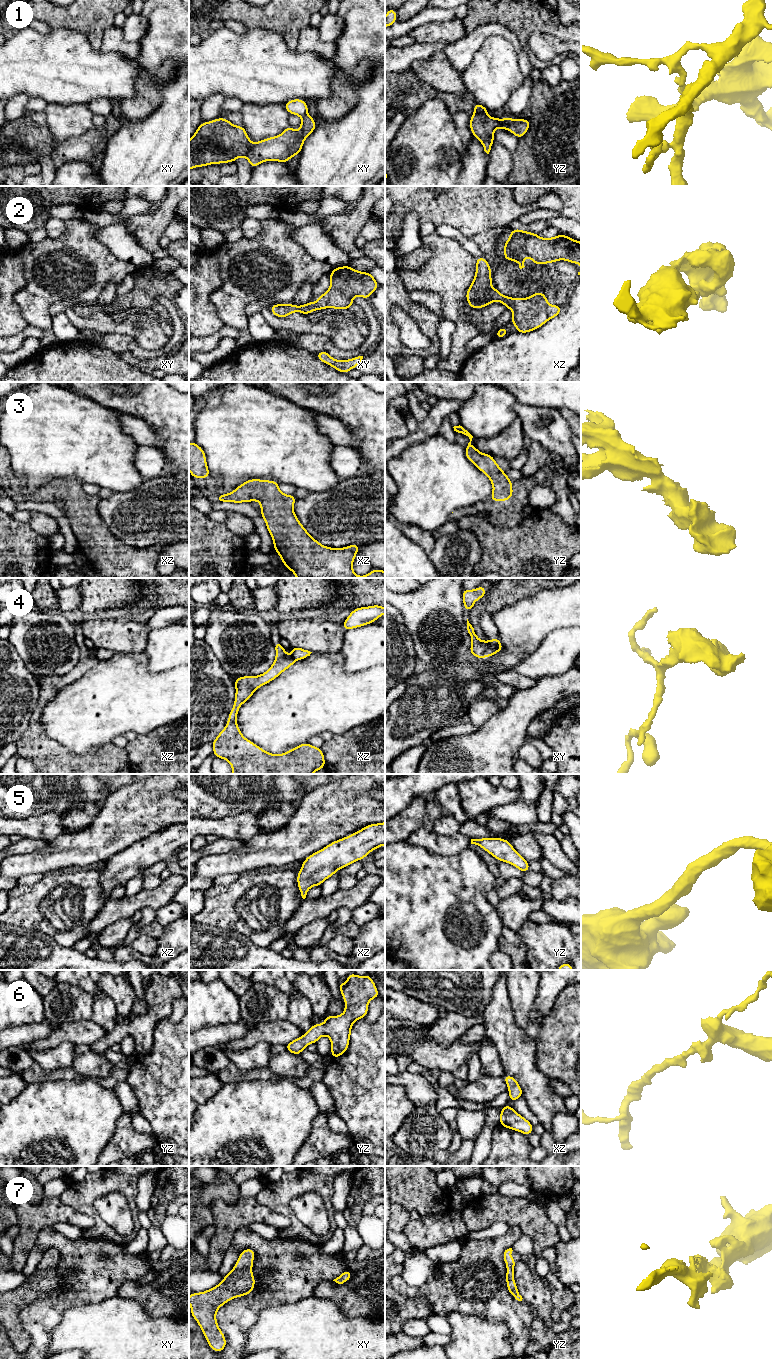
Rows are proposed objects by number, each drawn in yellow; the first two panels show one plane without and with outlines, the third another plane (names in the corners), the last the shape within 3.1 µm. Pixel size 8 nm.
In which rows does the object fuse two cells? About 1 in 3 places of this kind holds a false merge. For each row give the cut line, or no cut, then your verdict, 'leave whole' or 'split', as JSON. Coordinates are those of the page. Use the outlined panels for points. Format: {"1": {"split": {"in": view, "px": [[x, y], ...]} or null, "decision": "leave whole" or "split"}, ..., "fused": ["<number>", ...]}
{"1": {"split": {"in": "yz", "px": [[483, 114], [474, 115]]}, "decision": "split"}, "2": {"split": null, "decision": "leave whole"}, "3": {"split": null, "decision": "leave whole"}, "4": {"split": {"in": "xy", "px": [[489, 641], [485, 655]]}, "decision": "split"}, "5": {"split": null, "decision": "leave whole"}, "6": {"split": null, "decision": "leave whole"}, "7": {"split": null, "decision": "leave whole"}, "fused": ["1", "4"]}

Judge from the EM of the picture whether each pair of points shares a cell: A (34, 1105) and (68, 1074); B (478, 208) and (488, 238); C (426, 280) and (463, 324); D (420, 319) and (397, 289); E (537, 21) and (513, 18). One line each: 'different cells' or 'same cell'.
A: different cells
B: different cells
C: same cell
D: same cell
E: same cell

